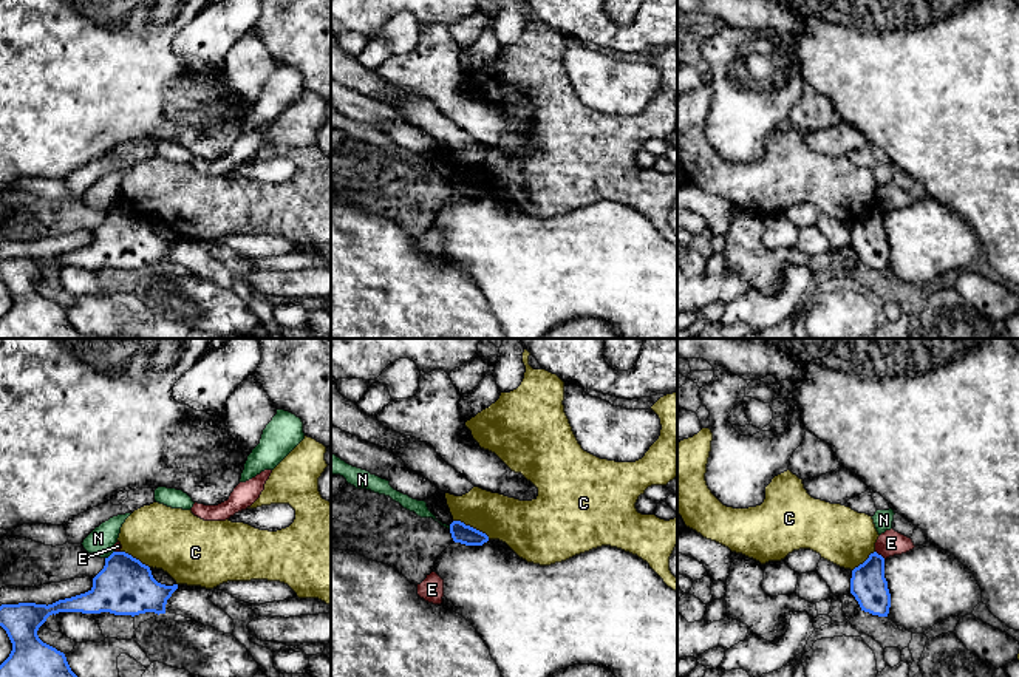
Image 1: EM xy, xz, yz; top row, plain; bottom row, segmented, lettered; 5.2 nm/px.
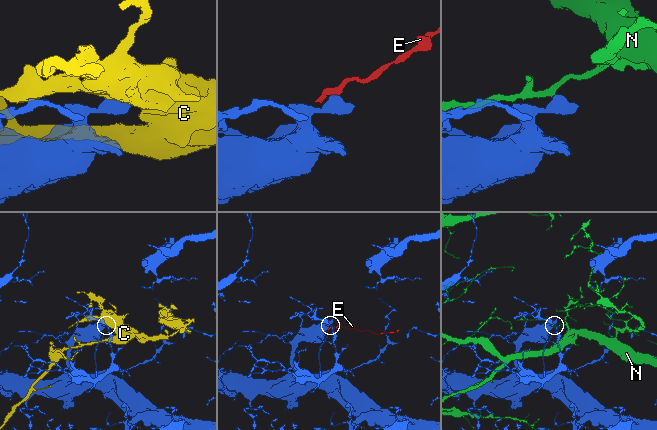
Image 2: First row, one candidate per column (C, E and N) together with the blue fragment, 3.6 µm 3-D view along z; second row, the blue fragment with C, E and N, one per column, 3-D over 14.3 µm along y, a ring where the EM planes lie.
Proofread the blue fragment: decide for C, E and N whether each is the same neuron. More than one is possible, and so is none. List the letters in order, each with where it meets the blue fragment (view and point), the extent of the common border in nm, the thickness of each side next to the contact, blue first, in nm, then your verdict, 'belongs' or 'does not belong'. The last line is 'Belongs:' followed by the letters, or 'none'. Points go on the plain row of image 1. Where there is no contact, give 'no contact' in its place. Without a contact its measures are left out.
C: contact xz (472, 181); length 220 nm; calibres 100 and 240 nm; does not belong
E: contact yz (880, 209); length 70 nm; calibres 190 and 130 nm; does not belong
N: contact xy (110, 209); length 60 nm; calibres 300 and 150 nm; does not belong
Belongs: none

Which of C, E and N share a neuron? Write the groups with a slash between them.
C / E / N

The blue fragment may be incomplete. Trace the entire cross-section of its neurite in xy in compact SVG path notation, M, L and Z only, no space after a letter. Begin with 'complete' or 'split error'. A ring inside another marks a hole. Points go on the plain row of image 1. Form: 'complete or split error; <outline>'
complete; M113 206L105 212L104 223L93 232L93 241L80 249L59 253L53 258L19 257L0 260L0 280L6 284L12 304L0 318L0 338L107 338L83 335L70 321L63 306L43 297L37 284L49 269L59 266L139 269L145 266L165 267L167 253L178 238L158 236L148 219L125 206Z

